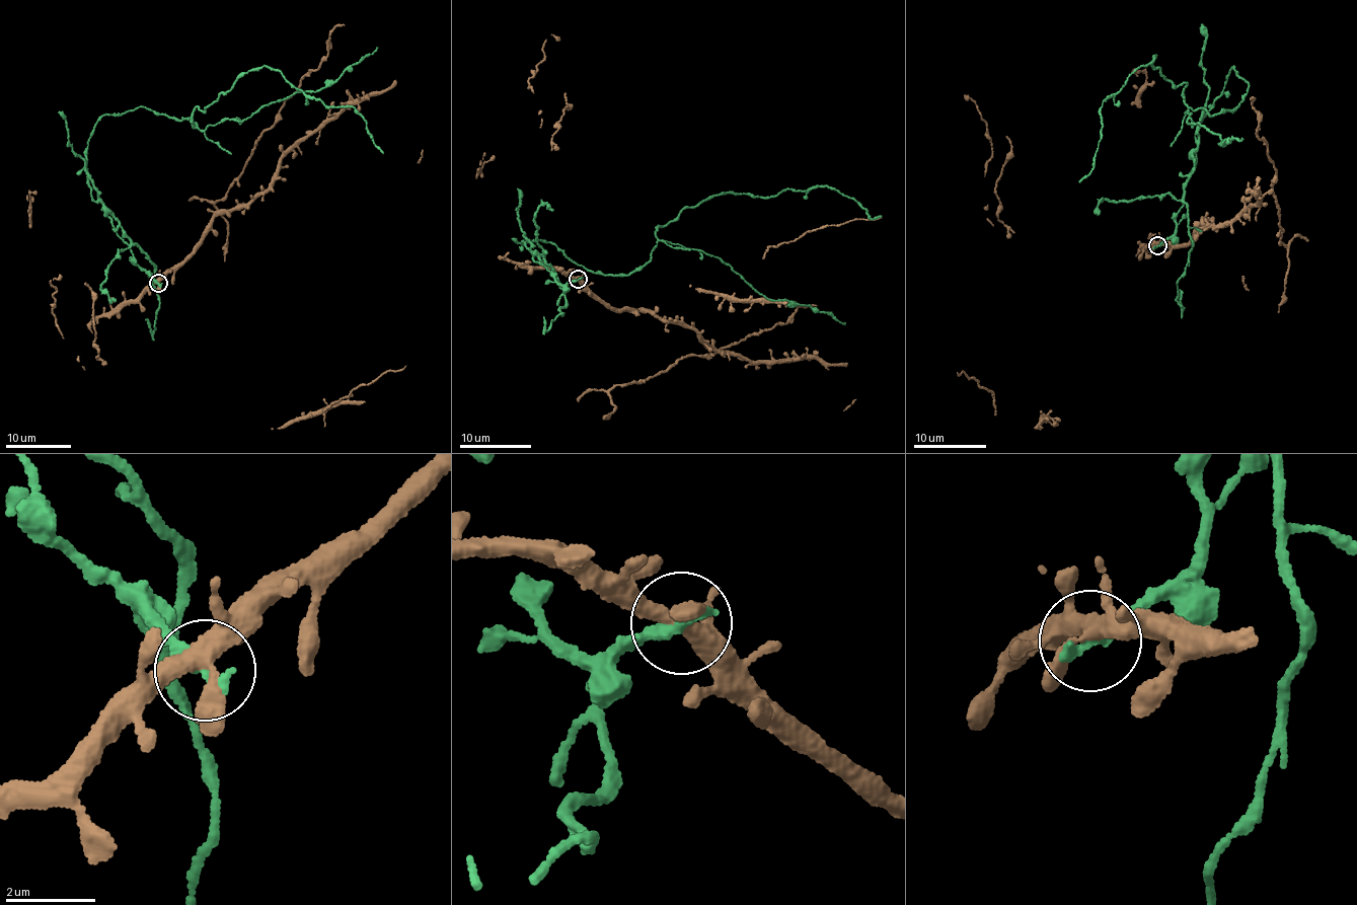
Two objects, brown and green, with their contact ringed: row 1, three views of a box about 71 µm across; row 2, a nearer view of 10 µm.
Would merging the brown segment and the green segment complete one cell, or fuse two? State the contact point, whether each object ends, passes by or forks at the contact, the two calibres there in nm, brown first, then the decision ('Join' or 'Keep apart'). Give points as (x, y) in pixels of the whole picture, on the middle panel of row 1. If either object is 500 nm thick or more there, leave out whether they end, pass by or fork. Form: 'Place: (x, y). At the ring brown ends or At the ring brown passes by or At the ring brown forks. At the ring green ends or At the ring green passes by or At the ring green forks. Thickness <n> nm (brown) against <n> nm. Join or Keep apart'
Place: (578, 279). At the ring brown forks. At the ring green ends. Thickness 320 nm (brown) against 340 nm. Keep apart

